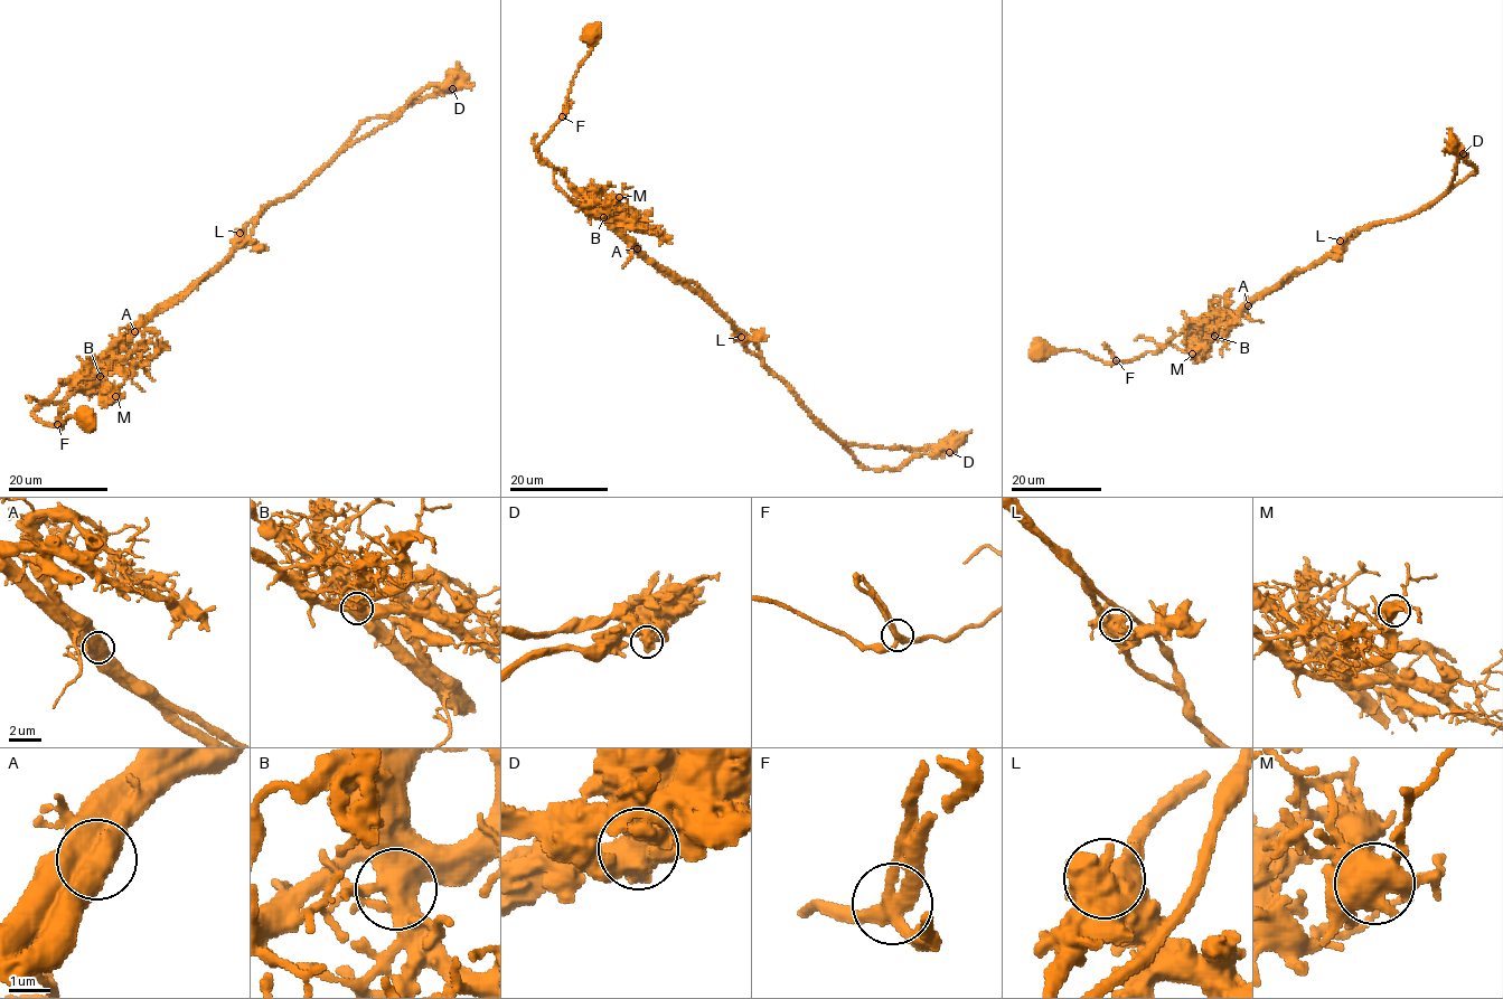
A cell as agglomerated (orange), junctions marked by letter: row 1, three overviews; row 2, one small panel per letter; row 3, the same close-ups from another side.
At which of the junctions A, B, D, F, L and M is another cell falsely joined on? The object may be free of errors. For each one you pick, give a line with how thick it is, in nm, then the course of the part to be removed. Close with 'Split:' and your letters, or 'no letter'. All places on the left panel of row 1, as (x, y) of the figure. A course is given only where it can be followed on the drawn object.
A: 750 nm thick; foreign part runs (134, 332), (225, 263), (250, 235), (263, 208), (296, 192), (366, 120), (394, 115), (469, 79)
Split: A

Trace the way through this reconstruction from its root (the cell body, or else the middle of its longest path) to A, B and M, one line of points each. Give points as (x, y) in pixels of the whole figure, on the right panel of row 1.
A: (1041, 348), (1048, 354), (1079, 350), (1107, 364), (1133, 361), (1156, 352), (1173, 337), (1232, 318), (1248, 305)
B: (1041, 348), (1048, 354), (1079, 350), (1111, 364), (1156, 352), (1181, 333), (1214, 336)
M: (1041, 348), (1079, 350), (1111, 364), (1166, 346), (1192, 351), (1202, 345), (1198, 338), (1192, 354)

